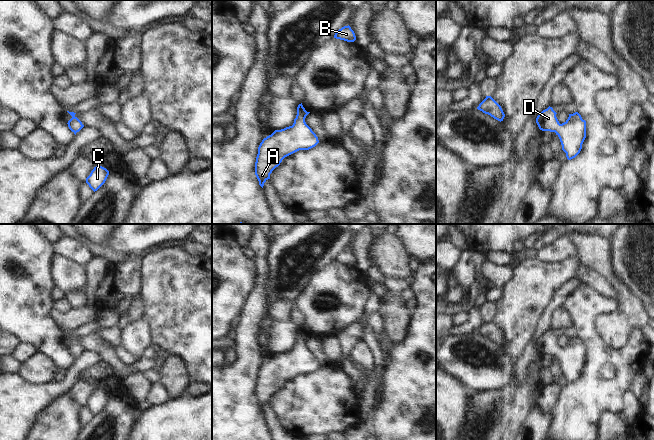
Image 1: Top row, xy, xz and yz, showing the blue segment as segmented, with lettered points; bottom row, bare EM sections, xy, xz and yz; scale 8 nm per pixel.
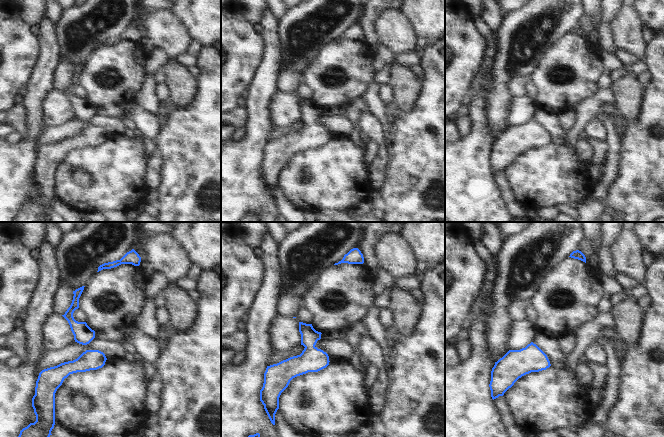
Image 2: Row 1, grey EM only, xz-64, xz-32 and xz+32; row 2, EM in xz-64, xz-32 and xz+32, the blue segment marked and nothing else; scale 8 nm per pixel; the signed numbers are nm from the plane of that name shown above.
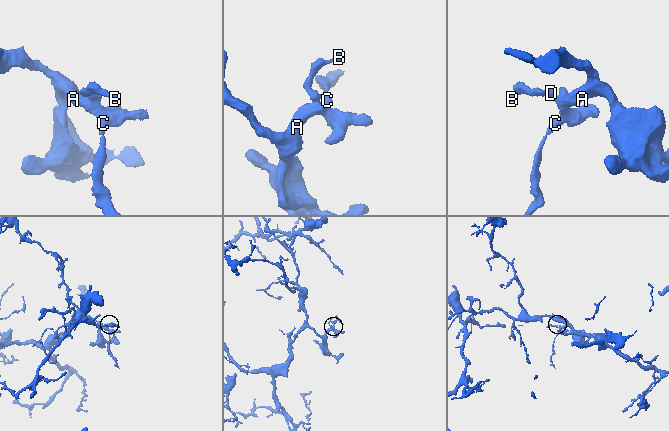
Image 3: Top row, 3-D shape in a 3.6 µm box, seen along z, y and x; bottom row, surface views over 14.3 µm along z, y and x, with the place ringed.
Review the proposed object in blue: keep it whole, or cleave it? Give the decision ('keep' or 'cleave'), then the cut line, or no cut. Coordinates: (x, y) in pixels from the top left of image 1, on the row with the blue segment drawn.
keep | no cut

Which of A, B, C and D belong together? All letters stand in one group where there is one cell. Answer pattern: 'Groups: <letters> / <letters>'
Groups: A B C D.

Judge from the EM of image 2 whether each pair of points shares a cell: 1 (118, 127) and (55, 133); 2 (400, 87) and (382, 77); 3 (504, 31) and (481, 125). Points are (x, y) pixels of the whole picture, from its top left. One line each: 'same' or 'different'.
1: same
2: different
3: different

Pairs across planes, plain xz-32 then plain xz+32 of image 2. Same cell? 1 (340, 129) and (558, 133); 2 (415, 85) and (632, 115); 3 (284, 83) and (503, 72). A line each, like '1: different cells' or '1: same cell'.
1: different cells
2: same cell
3: different cells

